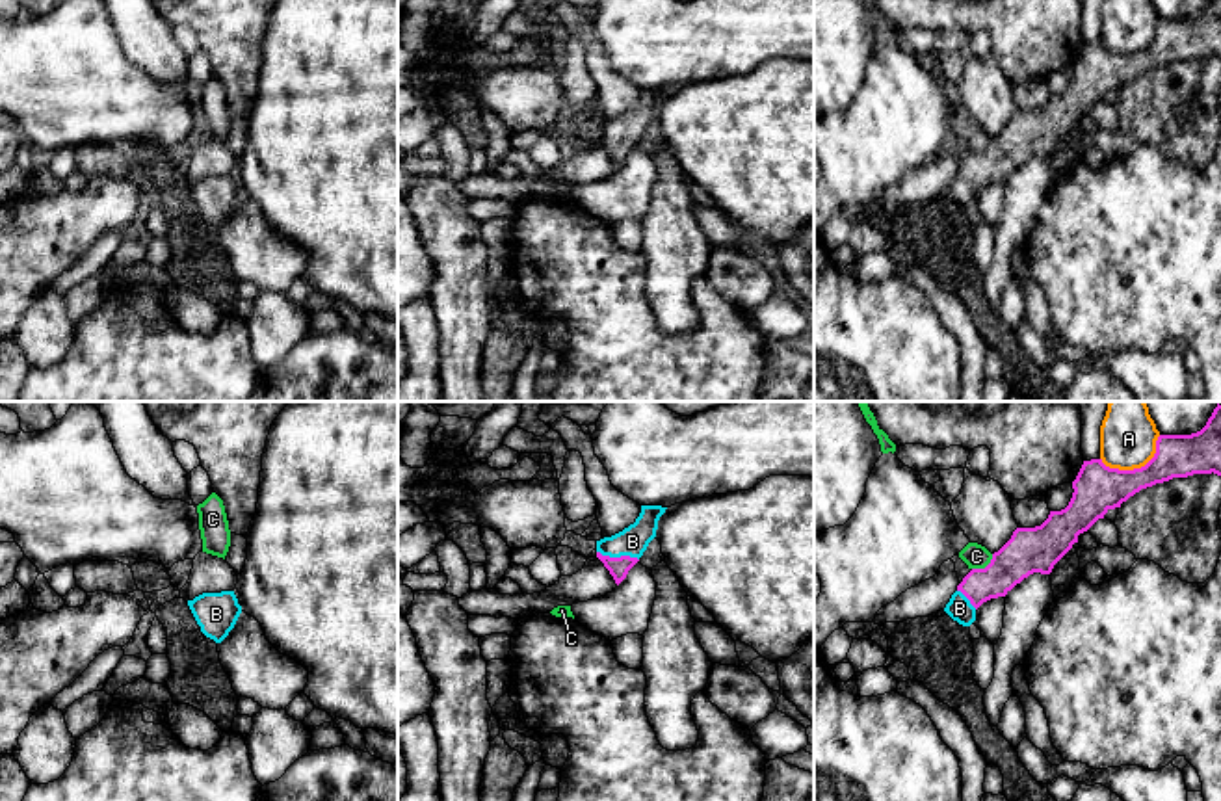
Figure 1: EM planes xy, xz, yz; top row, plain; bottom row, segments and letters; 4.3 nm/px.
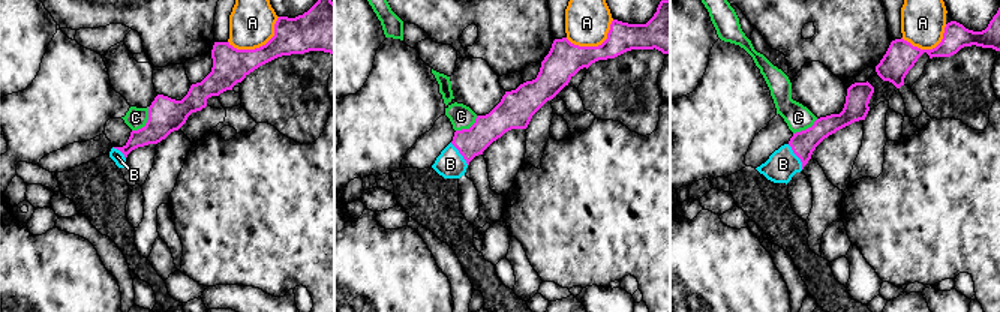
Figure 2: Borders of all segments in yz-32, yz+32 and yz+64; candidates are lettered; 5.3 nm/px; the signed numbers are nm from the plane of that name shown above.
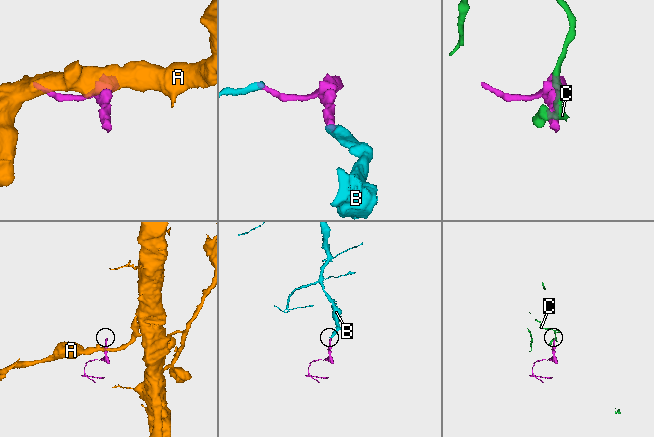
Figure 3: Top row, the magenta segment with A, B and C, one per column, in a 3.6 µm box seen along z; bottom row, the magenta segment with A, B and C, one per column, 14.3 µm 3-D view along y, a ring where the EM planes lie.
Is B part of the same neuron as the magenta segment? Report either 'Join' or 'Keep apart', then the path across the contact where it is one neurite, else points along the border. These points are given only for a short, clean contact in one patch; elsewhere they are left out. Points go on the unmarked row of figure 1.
Join. Path across: xz (617, 151), (617, 142), (632, 125)

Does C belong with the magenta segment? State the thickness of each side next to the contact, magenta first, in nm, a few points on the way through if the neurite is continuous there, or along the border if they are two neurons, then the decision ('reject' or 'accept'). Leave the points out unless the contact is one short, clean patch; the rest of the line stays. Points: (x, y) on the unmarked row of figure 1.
calibres 200 and 110 nm; border yz (993, 138), (984, 151), (972, 153); reject

